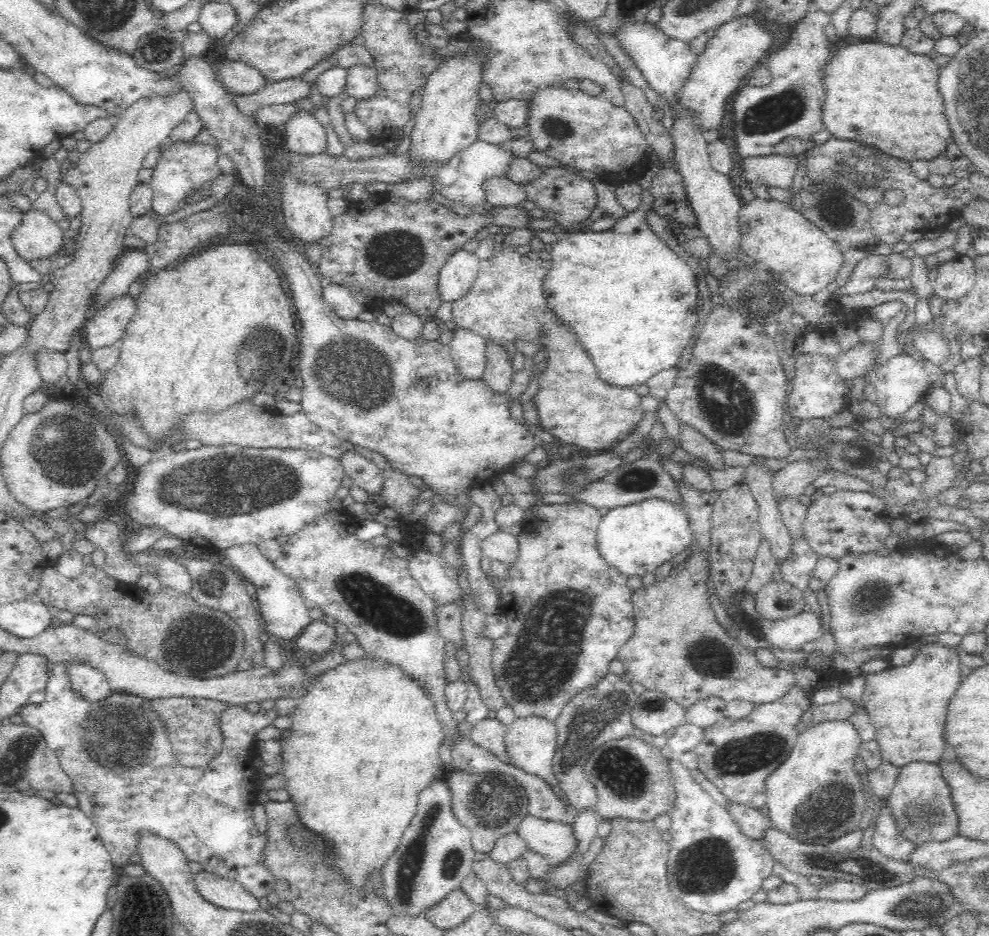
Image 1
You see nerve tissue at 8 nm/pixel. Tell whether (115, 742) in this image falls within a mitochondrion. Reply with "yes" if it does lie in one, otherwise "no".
yes

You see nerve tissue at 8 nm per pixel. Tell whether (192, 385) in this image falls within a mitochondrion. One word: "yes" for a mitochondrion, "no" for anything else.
no

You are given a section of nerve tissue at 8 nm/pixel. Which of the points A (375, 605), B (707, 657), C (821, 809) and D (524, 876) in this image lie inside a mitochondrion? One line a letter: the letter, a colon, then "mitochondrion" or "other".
A: mitochondrion
B: mitochondrion
C: mitochondrion
D: other

